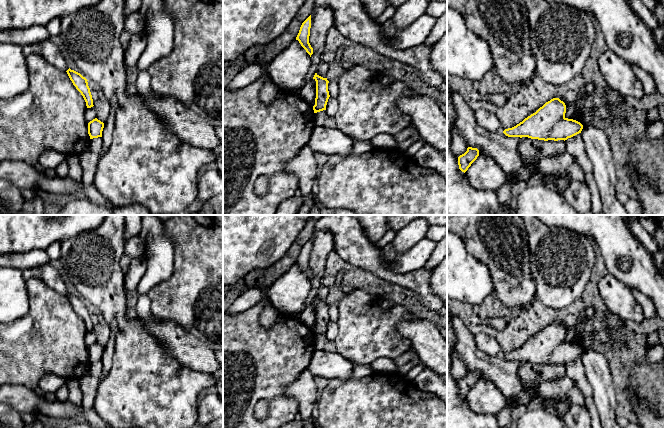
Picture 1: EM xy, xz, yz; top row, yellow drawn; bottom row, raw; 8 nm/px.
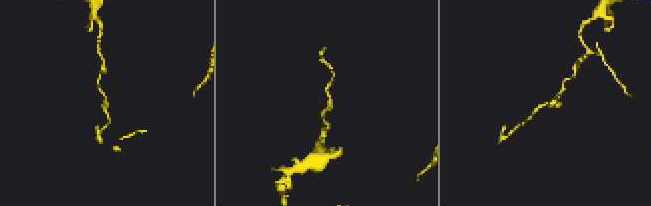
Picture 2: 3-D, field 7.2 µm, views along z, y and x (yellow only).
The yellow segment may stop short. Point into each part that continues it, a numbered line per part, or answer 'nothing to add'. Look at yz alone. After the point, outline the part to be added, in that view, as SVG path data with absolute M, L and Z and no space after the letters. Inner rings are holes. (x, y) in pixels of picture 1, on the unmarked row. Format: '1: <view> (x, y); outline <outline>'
nothing to add

